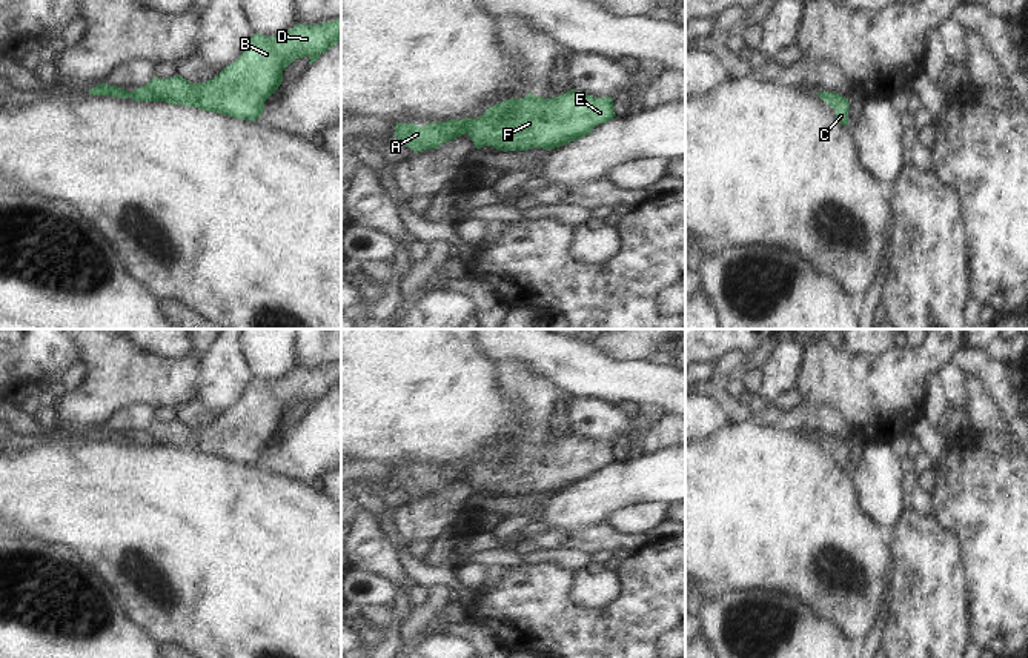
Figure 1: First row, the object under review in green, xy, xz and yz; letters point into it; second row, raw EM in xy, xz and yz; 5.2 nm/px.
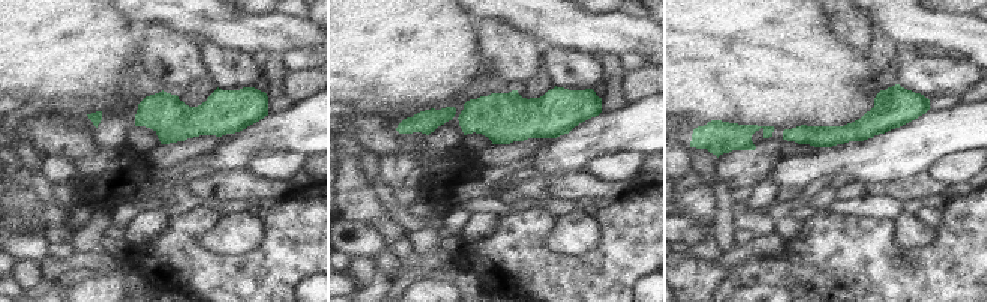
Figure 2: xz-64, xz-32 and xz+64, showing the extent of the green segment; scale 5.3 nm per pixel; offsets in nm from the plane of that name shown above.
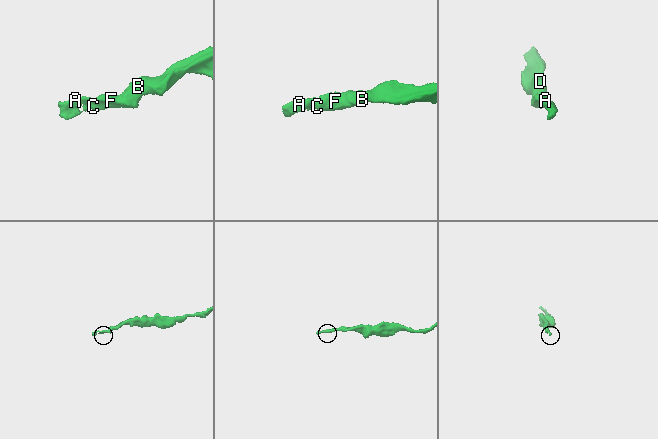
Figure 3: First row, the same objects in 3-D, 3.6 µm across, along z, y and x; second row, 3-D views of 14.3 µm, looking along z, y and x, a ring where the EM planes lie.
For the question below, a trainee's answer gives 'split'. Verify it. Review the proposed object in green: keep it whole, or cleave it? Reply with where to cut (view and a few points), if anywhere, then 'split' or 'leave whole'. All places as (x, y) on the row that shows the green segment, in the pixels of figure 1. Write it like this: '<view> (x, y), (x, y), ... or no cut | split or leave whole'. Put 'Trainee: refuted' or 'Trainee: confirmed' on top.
Trainee: refuted
no cut | leave whole

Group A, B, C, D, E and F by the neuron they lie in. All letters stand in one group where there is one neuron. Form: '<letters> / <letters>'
A B C D E F

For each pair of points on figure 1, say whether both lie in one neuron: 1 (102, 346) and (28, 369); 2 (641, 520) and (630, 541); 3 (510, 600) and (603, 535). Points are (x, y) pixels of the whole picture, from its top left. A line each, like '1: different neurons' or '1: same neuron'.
1: different neurons
2: different neurons
3: different neurons

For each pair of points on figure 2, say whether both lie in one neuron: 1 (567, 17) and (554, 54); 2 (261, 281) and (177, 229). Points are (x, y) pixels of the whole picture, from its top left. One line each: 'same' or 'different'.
1: different
2: same

